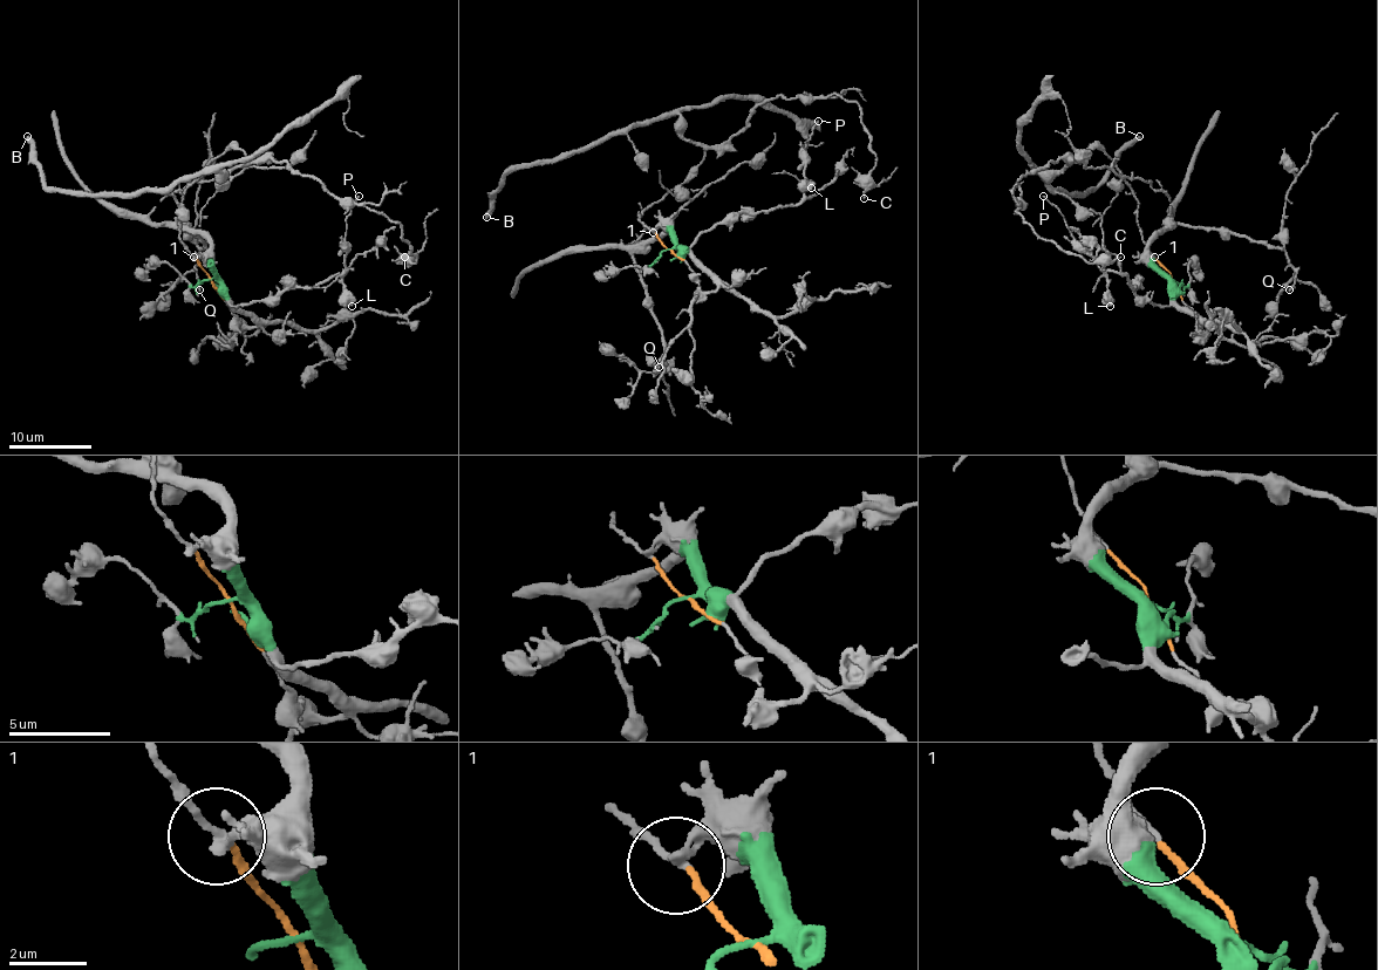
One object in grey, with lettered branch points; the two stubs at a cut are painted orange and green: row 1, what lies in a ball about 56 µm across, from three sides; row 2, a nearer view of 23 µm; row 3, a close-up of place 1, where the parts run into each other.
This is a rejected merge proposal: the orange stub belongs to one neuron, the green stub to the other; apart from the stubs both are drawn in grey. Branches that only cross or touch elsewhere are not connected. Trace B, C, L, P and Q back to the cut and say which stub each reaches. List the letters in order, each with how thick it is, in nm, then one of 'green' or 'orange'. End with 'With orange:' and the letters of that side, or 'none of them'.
B: 440 nm thick; orange
C: 120 nm thick; orange
L: 550 nm thick; green
P: 120 nm thick; green
Q: 240 nm thick; green
With orange: B, C

